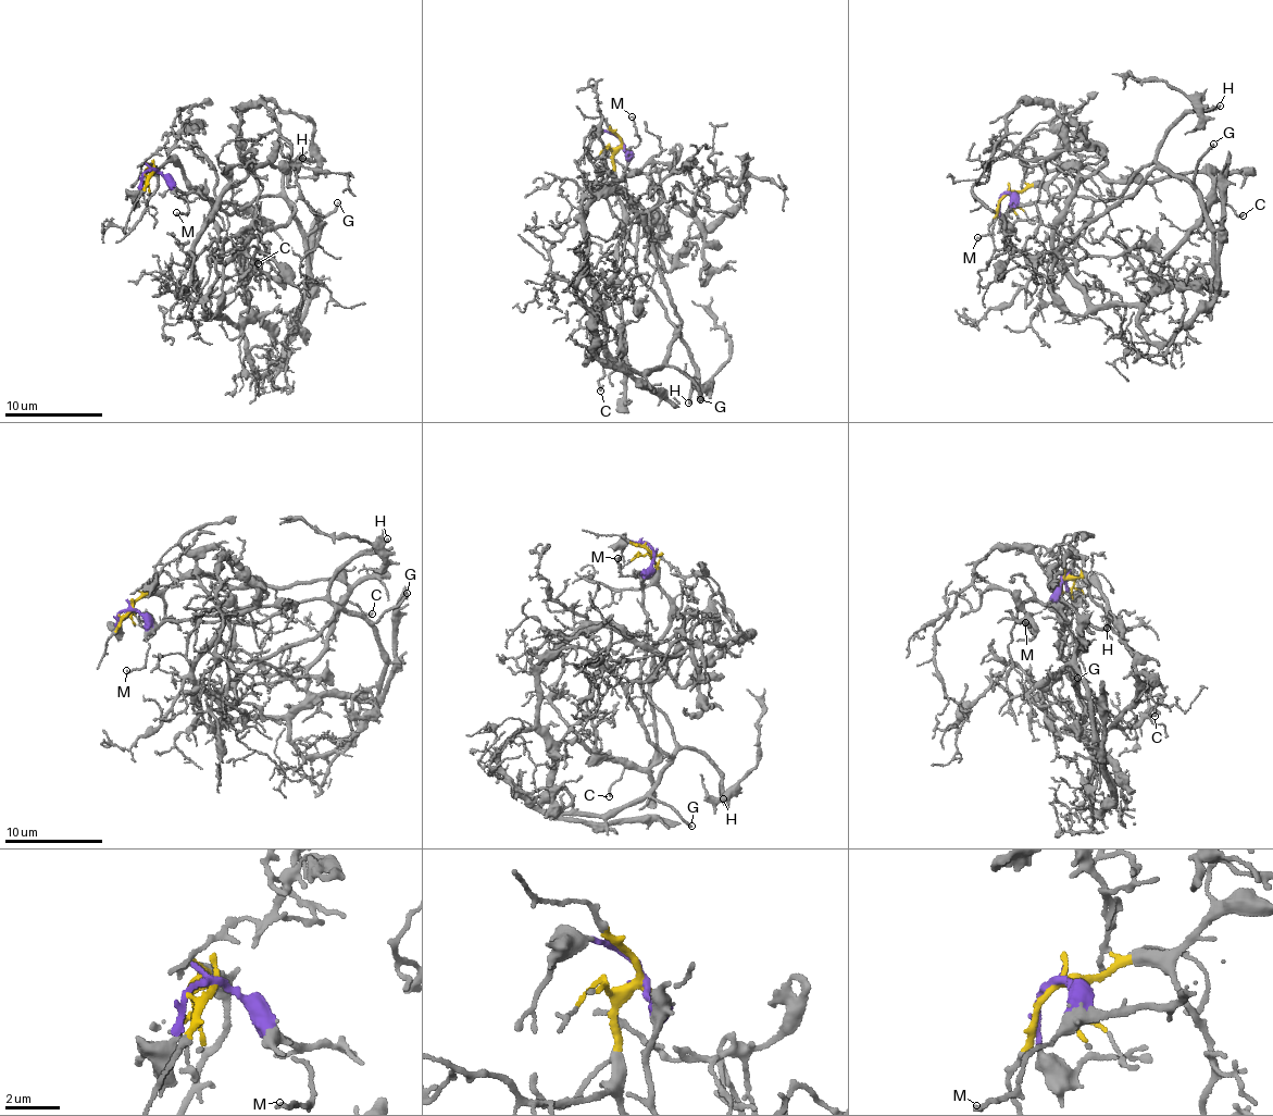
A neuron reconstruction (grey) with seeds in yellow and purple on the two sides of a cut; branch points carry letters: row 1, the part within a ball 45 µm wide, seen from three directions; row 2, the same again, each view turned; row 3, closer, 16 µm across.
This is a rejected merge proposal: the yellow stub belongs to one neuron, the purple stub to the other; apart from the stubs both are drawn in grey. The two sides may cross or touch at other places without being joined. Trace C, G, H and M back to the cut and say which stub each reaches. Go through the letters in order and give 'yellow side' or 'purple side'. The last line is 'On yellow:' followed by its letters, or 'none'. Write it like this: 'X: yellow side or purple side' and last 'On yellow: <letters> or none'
C: yellow side
G: purple side
H: purple side
M: purple side
On yellow: C

